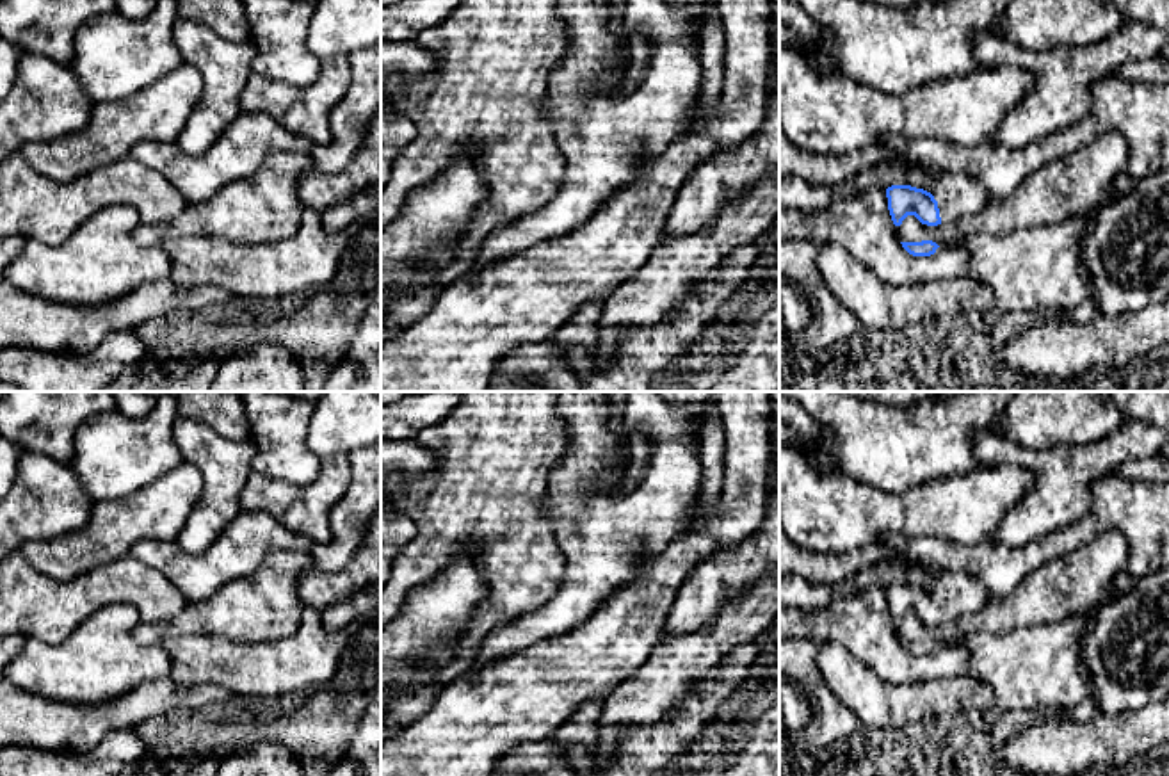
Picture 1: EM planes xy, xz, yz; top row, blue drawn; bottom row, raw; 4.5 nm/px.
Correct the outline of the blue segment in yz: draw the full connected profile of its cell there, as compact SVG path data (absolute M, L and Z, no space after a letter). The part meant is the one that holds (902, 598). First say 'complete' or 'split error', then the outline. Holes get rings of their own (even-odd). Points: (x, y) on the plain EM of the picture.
split error; M963 573L938 575L931 591L911 584L891 584L886 587L886 596L895 625L907 614L927 625L954 623L964 614L982 610L993 600L977 578Z

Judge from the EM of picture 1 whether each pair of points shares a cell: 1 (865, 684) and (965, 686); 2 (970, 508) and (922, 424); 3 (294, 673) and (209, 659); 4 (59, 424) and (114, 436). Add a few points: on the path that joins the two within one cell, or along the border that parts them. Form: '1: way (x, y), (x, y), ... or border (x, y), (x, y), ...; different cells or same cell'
1: way (890, 698), (940, 698); same cell
2: border (981, 465), (961, 474), (911, 486); different cells
3: way (273, 670), (244, 670), (230, 664); same cell
4: border (112, 410), (79, 428), (66, 465); different cells

